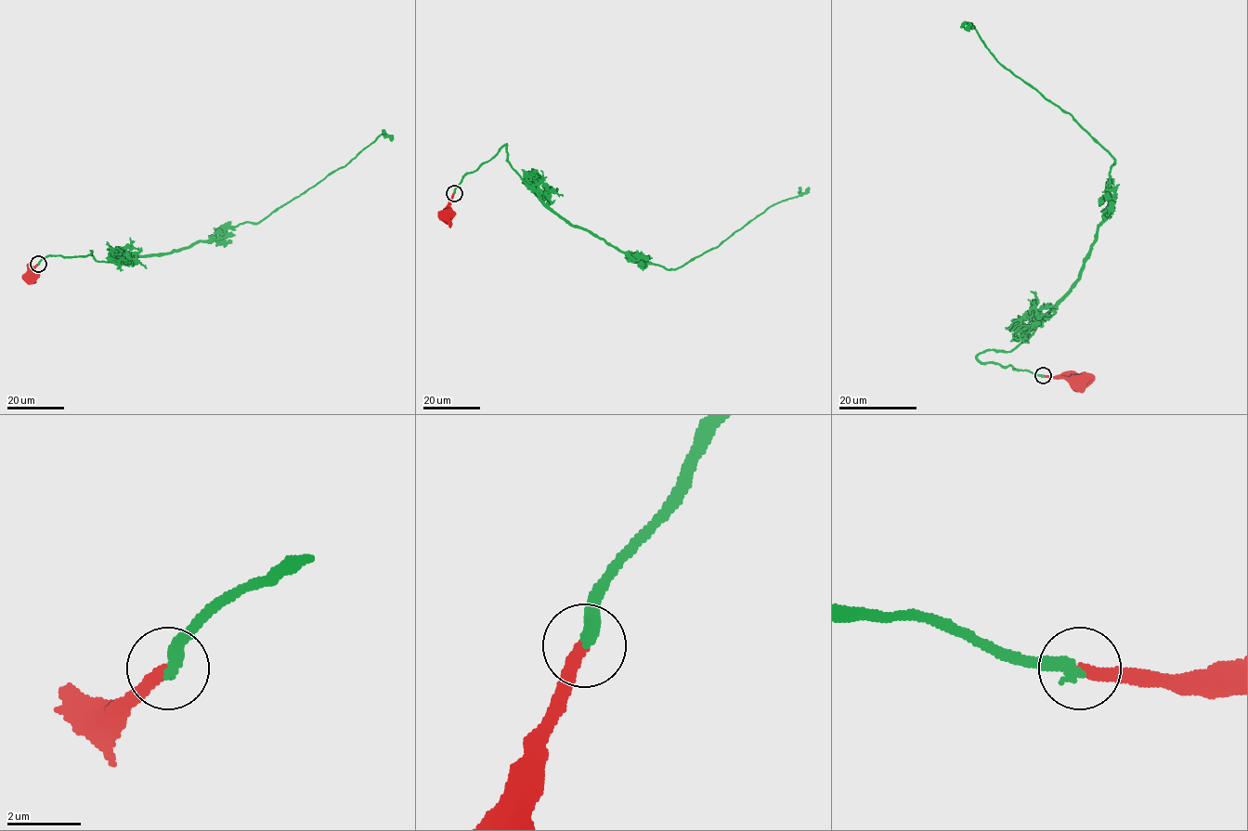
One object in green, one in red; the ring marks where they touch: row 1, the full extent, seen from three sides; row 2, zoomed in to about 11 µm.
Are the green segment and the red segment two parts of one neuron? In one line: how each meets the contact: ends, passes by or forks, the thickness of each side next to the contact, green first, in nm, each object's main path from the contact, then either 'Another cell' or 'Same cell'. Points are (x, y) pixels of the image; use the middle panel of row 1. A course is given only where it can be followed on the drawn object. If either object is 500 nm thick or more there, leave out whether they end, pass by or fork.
At the ring green ends. At the ring red ends. Thickness 320 nm (green) against 340 nm. Course of green: (454, 192), (506, 144), (511, 166), (573, 226), (645, 262), (676, 269), (809, 188). Course of red: (454, 193), (447, 214). Same cell

